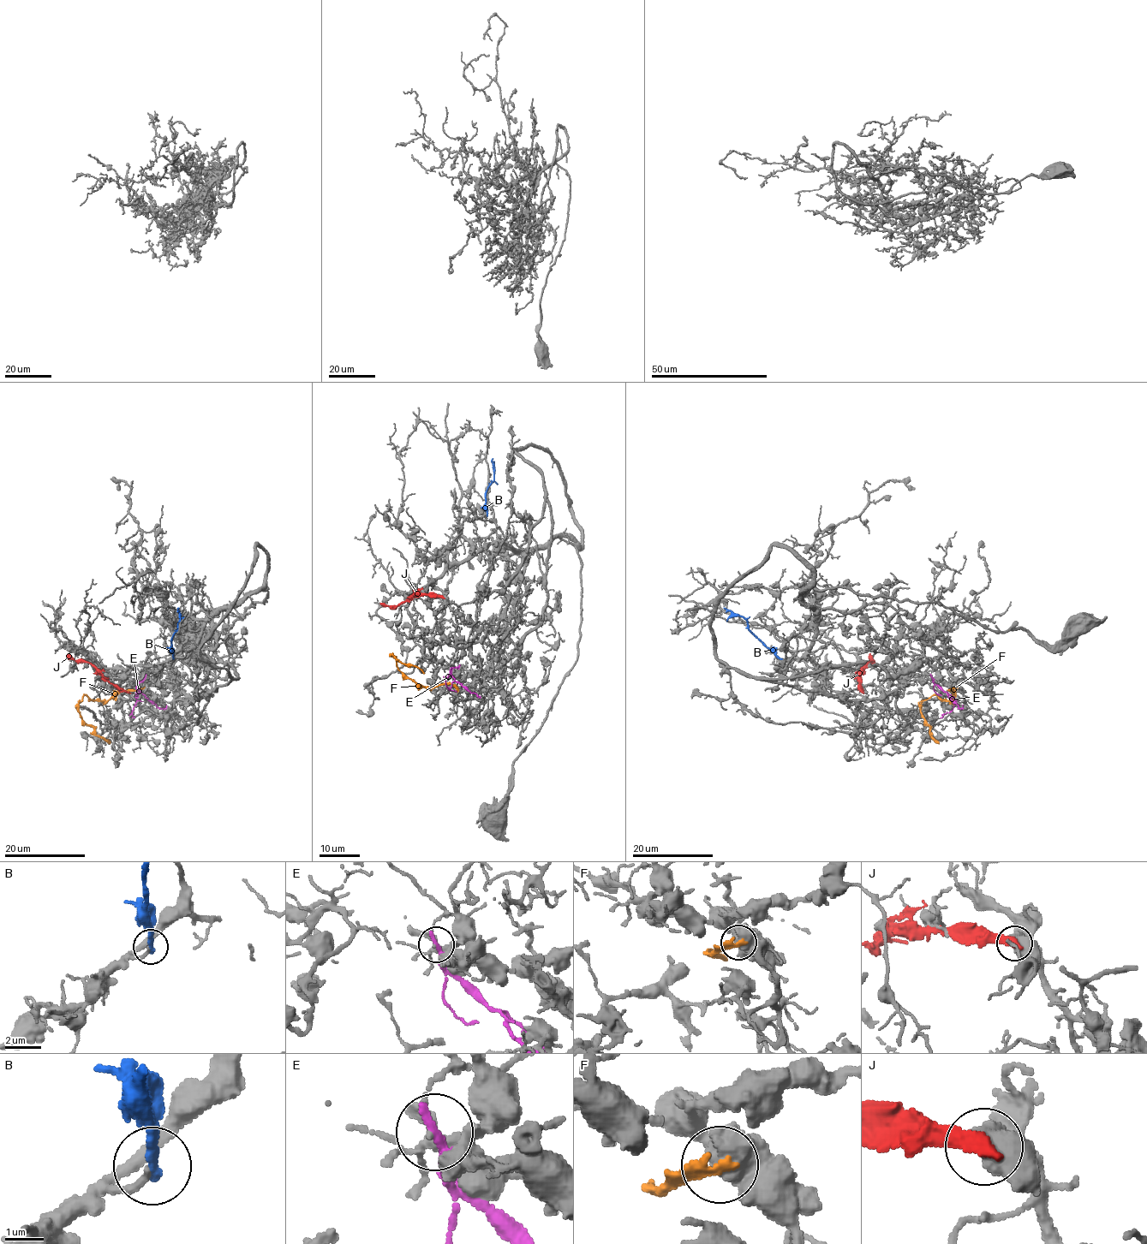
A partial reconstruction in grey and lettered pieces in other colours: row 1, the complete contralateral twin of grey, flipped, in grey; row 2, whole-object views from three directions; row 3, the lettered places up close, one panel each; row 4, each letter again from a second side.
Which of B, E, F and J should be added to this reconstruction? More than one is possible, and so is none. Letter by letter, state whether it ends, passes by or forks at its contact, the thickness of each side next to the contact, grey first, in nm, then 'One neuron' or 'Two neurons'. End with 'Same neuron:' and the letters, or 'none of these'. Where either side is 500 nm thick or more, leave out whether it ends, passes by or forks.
B: It ends there. Thickness 170 nm (grey) against 360 nm. Two neurons
E: It ends there. Thickness 120 nm (grey) against 280 nm. Two neurons
F: Thickness 800 nm (grey) against 280 nm. Two neurons
J: Thickness 750 nm (grey) against 360 nm. Two neurons
Same neuron: none of these

